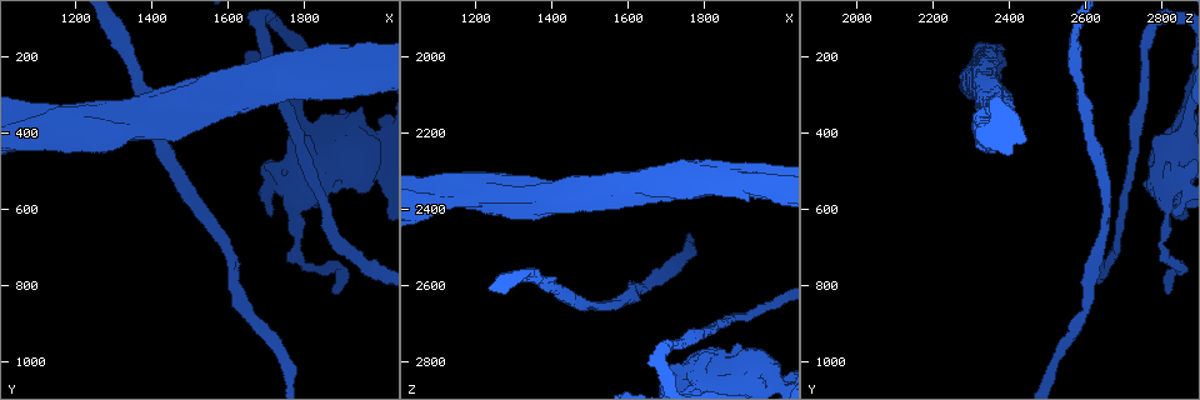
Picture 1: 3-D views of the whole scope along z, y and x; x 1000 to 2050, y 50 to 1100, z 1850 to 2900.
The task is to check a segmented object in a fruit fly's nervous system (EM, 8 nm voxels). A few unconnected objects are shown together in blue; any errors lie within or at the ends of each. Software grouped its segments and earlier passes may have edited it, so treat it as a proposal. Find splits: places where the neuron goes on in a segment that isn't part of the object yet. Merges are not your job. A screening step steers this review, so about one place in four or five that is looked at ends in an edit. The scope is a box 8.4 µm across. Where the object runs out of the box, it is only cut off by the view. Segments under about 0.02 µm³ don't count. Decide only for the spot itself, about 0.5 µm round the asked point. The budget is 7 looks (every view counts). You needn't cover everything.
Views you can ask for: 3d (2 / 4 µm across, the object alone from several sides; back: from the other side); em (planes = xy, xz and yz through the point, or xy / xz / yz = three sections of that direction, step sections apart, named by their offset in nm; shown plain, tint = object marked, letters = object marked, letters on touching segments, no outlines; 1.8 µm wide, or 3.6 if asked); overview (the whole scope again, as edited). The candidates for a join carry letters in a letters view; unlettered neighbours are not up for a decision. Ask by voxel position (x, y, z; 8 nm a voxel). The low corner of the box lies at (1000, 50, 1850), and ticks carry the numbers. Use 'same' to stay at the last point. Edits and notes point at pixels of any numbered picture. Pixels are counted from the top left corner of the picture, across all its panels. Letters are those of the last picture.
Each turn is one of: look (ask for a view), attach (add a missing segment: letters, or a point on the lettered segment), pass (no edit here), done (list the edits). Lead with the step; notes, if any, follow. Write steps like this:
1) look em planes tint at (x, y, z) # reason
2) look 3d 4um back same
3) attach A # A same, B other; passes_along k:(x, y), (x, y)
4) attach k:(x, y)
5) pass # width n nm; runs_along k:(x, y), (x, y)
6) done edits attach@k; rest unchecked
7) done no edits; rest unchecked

look em 3.6um yz step 16 letters at (1700, 490, 2820)

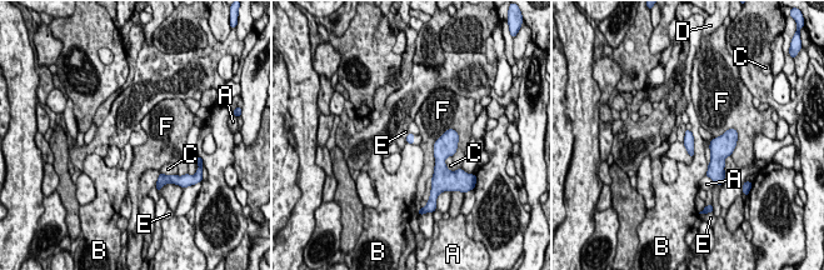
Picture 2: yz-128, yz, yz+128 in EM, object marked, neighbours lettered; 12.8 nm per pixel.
look em 3.6um planes letters same # cut it another way

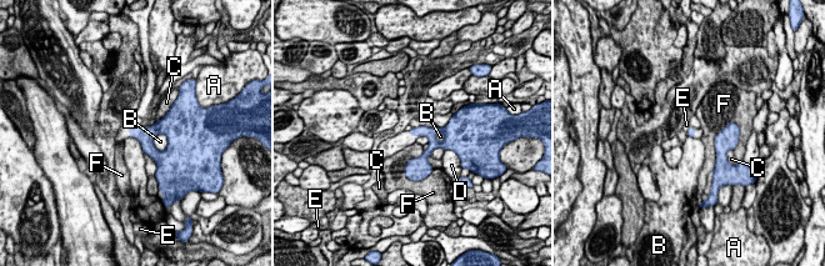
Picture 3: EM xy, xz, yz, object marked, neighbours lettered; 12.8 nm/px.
pass # A other, B other, C other, D other, E other, F other; runs_along 3:(449, 132), (415, 165), (408, 169); no lettered segment goes on from it

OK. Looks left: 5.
look em 3.6um planes plain at (1955, 175, 2345) # thick end

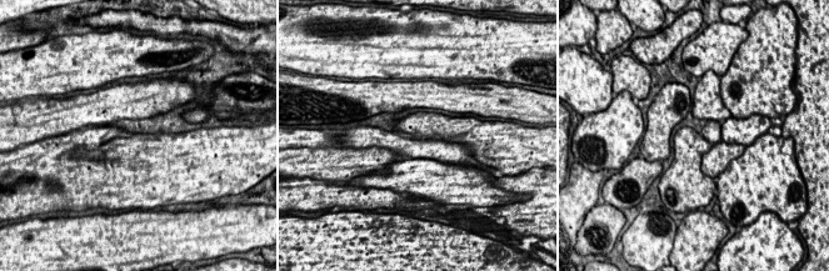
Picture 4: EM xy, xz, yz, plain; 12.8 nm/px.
look em 3.6um planes letters same # see the neighbours

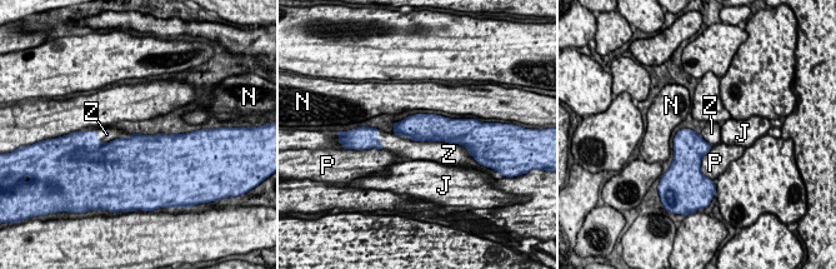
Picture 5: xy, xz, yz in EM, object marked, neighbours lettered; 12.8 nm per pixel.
attach Z # J other, N other, P other, Z same; passes_along 5:(421, 126), (435, 140), (449, 154); it goes on there

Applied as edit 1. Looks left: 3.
look 3d 2um at (1875, 820, 2810) # thin end

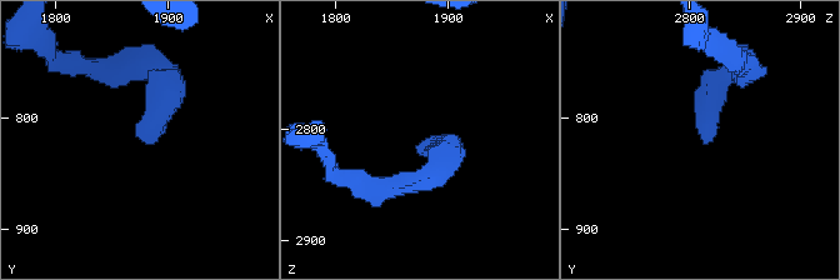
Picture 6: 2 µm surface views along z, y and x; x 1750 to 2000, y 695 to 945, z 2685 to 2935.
look em planes letters at (1878, 822, 2812) # now the EM

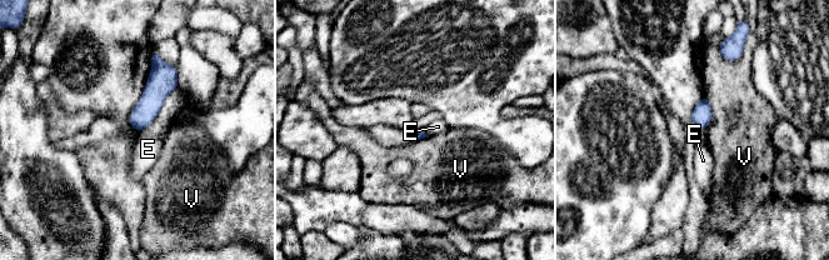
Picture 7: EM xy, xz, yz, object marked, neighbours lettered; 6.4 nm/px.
pass # E other, V other; border 7:(178, 86), (141, 131); none of them fits

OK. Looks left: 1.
done edits attach@5; rest unchecked

